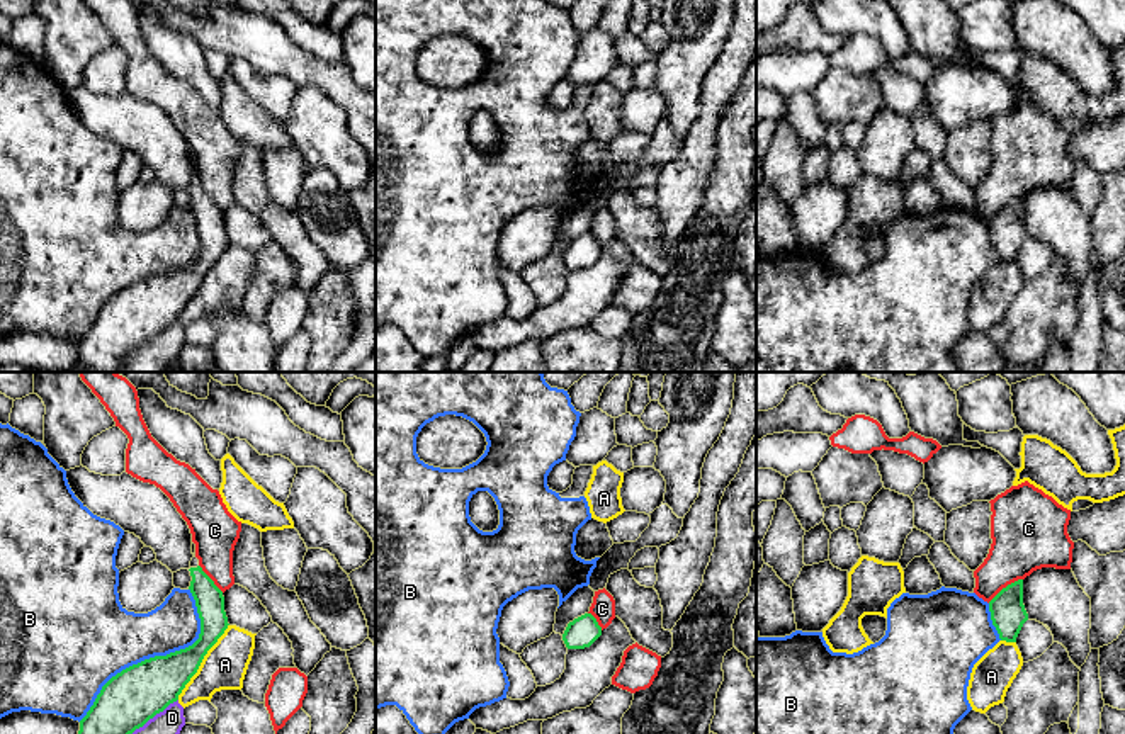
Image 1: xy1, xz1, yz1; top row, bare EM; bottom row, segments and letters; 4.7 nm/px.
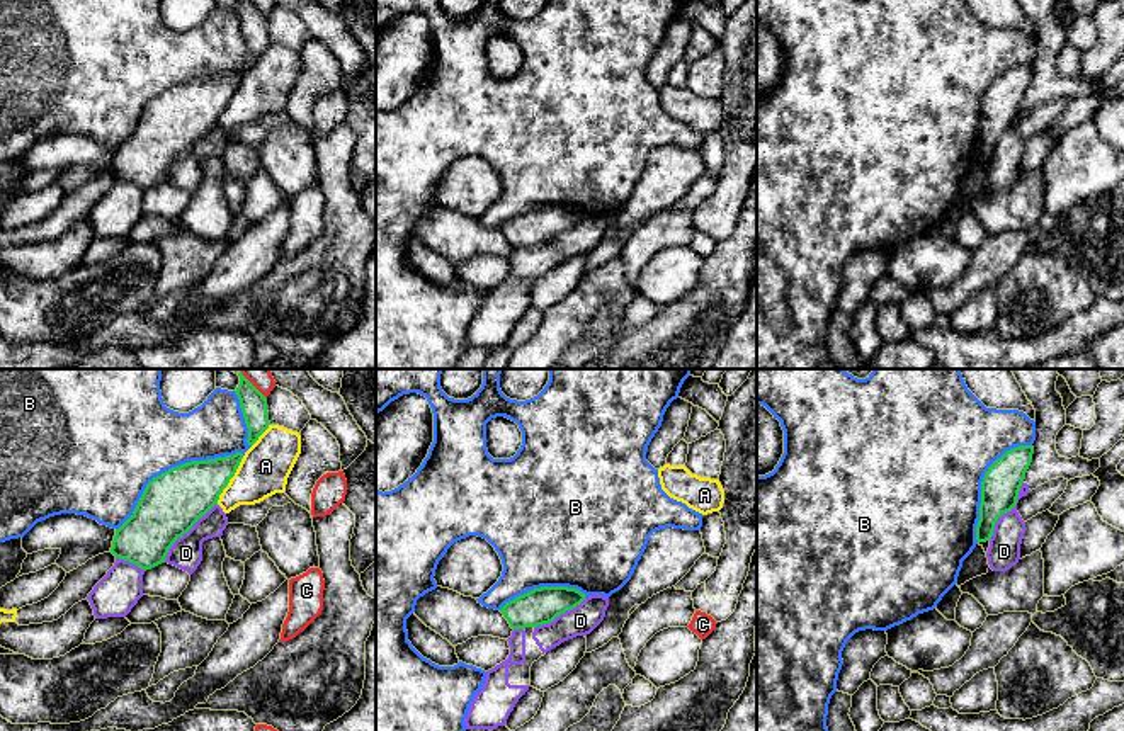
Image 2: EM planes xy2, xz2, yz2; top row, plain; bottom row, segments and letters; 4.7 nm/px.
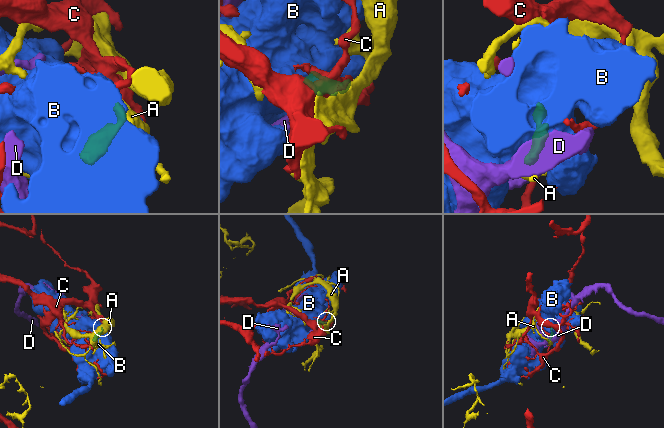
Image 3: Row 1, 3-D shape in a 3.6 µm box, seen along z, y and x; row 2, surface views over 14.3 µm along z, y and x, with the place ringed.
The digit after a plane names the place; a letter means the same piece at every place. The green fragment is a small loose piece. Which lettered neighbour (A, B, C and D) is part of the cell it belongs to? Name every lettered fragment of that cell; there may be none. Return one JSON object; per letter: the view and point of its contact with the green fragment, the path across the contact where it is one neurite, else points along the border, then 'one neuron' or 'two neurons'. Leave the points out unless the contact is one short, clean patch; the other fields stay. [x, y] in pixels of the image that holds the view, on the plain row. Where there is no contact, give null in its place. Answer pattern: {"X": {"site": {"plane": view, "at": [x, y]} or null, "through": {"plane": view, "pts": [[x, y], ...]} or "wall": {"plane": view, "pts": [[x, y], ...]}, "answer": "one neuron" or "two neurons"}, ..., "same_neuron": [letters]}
{"A": {"site": {"plane": "xy1", "at": [201, 281]}, "wall": {"plane": "xy1", "pts": [[228, 243], [177, 318]]}, "answer": "two neurons"}, "B": {"site": {"plane": "xy1", "at": [157, 276]}, "answer": "two neurons"}, "C": {"site": {"plane": "yz1", "at": [1006, 206]}, "wall": {"plane": "yz1", "pts": [[1022, 197], [1003, 206], [988, 221]]}, "answer": "two neurons"}, "D": {"site": {"plane": "xy1", "at": [145, 342]}, "answer": "two neurons"}, "same_neuron": []}

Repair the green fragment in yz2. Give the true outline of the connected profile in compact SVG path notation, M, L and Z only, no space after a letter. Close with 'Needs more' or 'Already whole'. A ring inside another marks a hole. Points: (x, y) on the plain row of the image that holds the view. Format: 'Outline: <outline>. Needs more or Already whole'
Outline: M1019 65L998 76L981 100L976 160L991 158L998 138L1017 124L1020 105L1032 82L1034 66Z. Already whole

